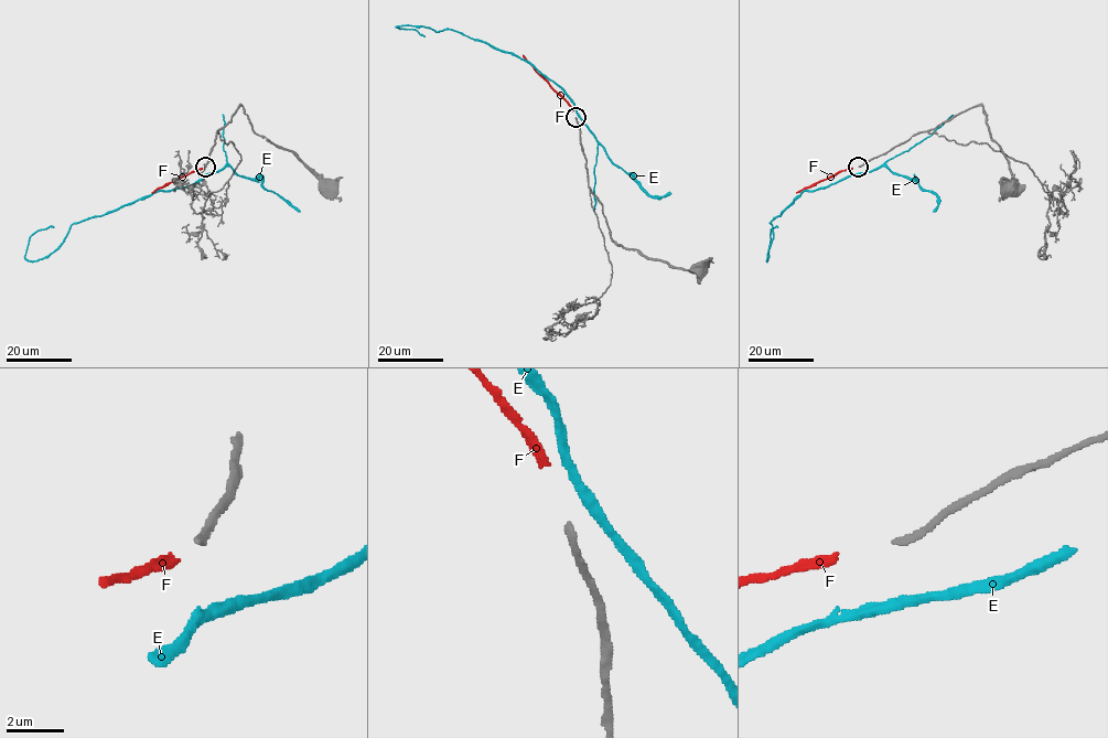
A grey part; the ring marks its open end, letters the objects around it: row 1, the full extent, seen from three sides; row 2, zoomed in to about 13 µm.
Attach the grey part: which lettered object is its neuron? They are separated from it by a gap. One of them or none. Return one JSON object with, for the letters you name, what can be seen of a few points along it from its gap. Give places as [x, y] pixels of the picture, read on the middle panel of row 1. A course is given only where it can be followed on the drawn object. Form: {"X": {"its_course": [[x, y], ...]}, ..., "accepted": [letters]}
{"F": {"its_course": [[573, 110], [523, 54]]}, "accepted": ["F"]}

